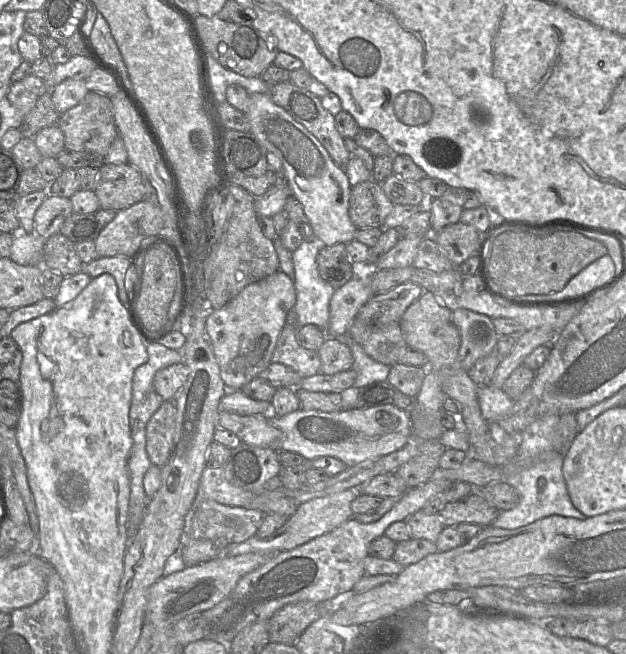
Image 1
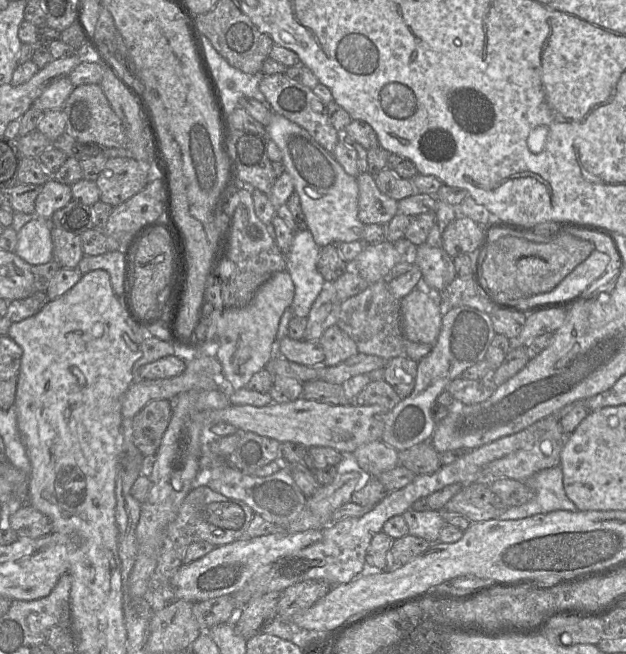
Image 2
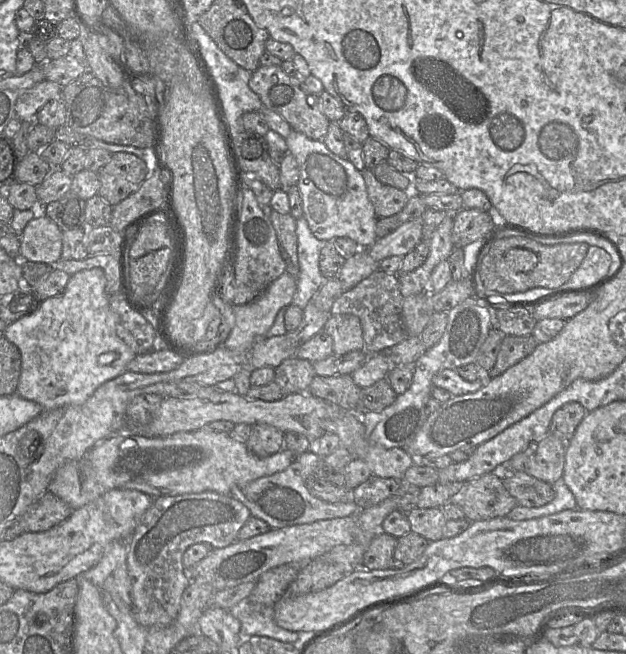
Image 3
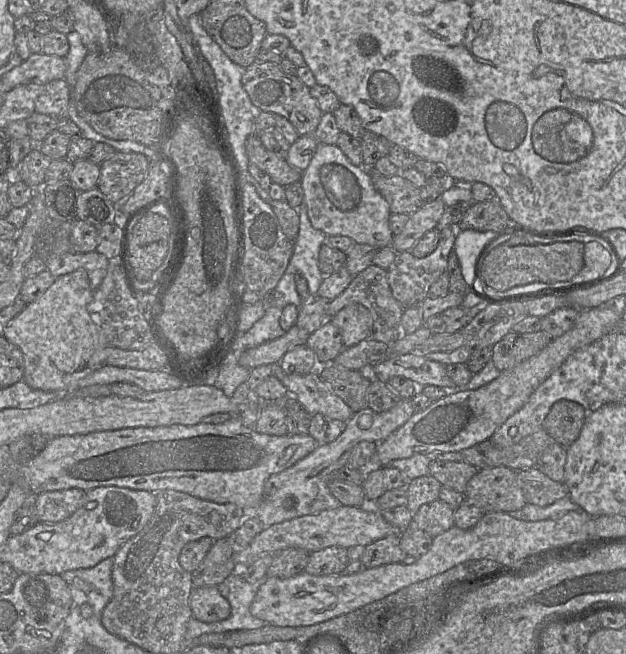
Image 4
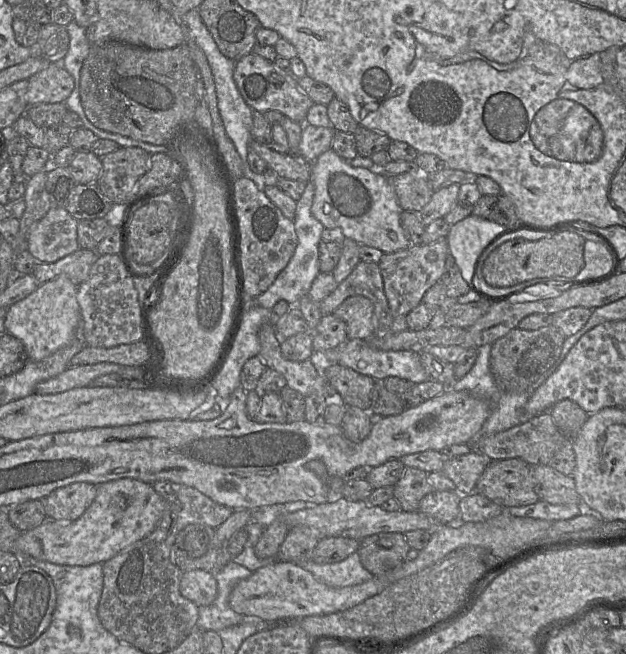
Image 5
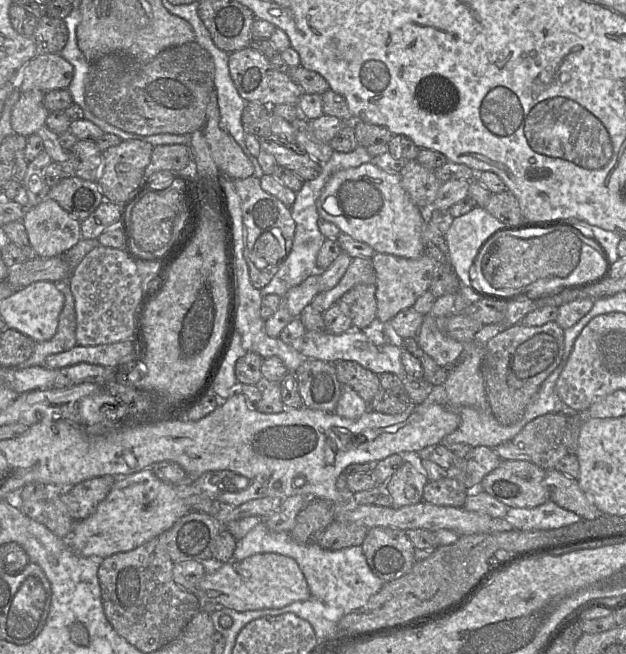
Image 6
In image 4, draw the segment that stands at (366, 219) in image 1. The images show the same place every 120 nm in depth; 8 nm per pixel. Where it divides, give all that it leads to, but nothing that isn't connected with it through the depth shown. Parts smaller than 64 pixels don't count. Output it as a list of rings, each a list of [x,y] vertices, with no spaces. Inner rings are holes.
[[[369,170],[376,190],[388,202],[391,213],[411,215],[422,205],[420,188],[400,174],[385,176],[376,170]]]

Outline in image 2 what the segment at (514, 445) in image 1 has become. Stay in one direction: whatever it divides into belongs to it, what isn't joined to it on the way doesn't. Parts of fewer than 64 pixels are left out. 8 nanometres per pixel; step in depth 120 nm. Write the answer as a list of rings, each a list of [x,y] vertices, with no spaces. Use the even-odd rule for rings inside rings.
[[[561,465],[543,469],[524,481],[534,492],[534,497],[521,506],[508,507],[499,520],[518,520],[557,510],[578,511],[563,487]]]

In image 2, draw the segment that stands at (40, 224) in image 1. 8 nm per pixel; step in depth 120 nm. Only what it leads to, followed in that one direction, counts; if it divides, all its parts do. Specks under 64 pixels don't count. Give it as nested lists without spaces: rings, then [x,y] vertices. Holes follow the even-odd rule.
[[[50,178],[40,188],[35,201],[36,216],[50,221],[53,213],[72,200],[71,186]]]

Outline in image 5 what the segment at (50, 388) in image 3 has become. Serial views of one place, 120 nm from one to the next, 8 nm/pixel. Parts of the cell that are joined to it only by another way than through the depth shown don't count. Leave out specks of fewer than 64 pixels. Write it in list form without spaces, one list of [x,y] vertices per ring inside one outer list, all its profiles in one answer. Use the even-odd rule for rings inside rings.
[[[60,275],[7,308],[5,330],[22,341],[28,360],[42,361],[72,341],[81,321],[77,289],[69,278]]]

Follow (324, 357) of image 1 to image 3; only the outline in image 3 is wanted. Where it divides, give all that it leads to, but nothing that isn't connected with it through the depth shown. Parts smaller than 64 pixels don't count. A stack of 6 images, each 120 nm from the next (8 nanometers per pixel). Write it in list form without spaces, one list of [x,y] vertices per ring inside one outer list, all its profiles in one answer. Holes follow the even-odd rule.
[[[330,315],[323,330],[333,339],[333,354],[342,355],[355,350],[364,350],[361,323],[354,315]]]

